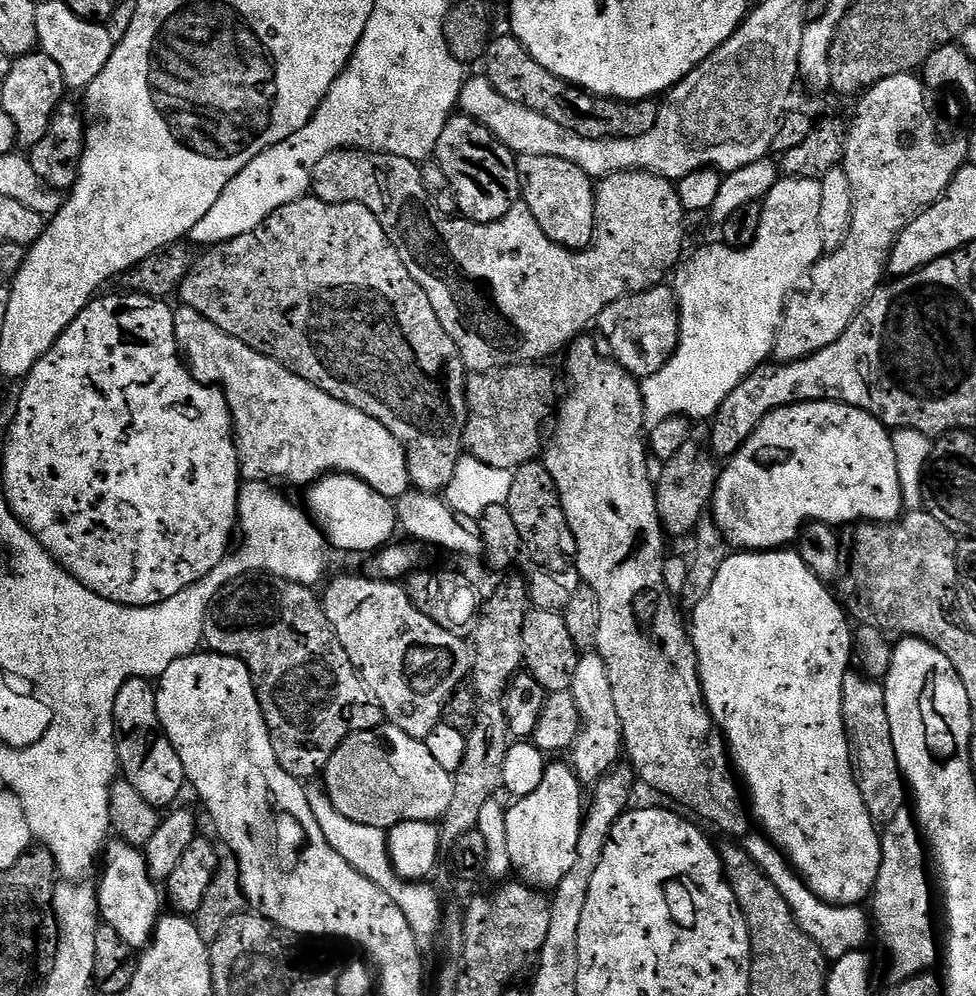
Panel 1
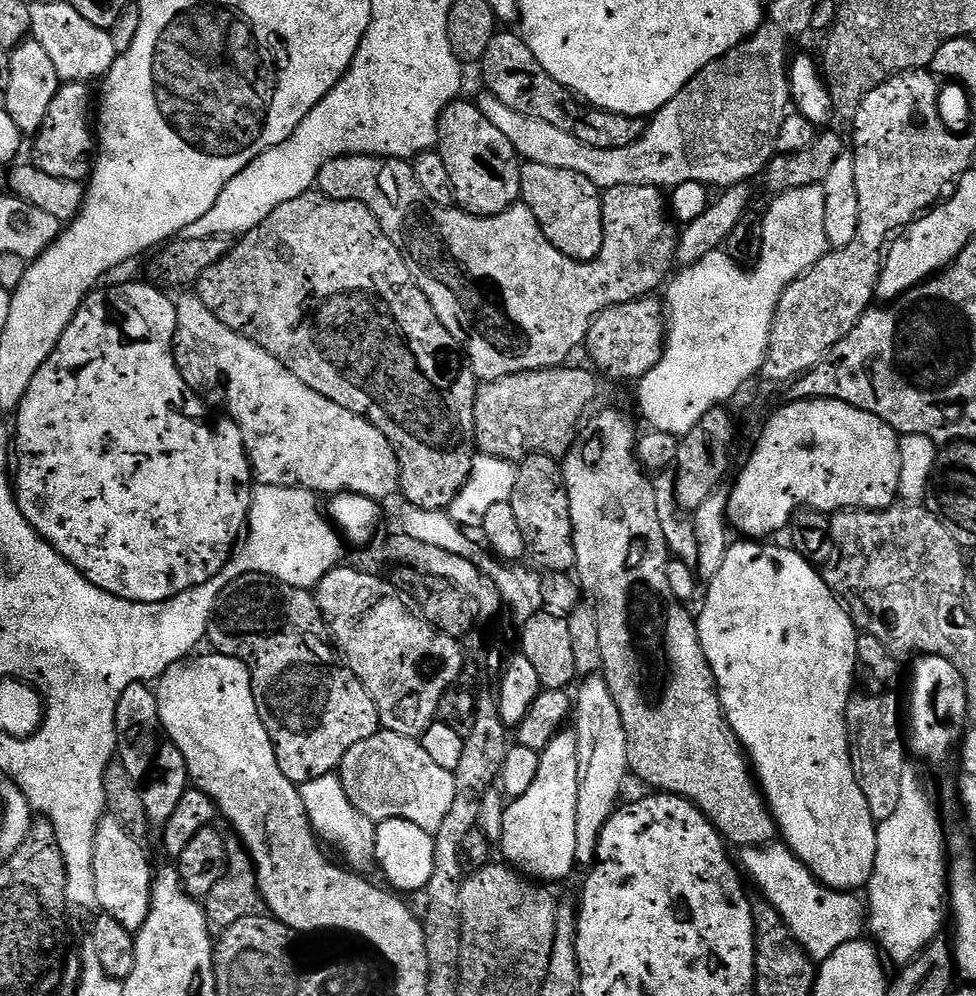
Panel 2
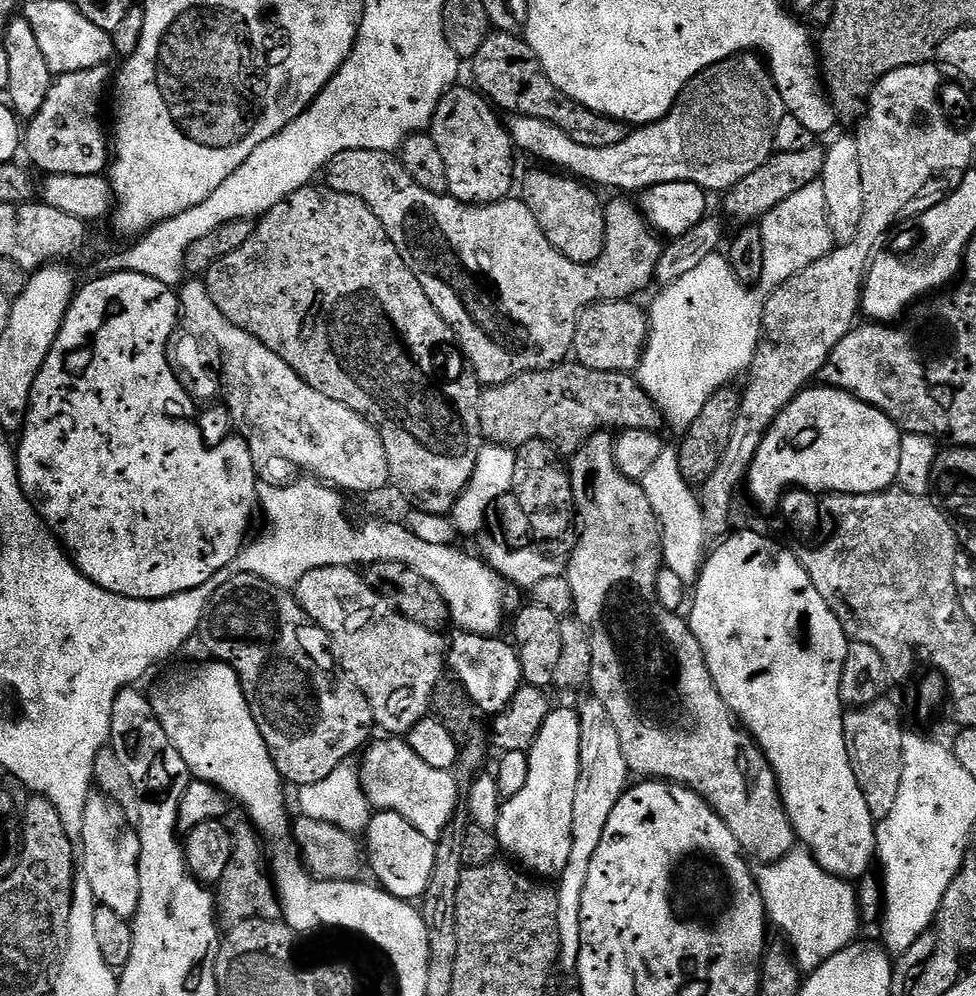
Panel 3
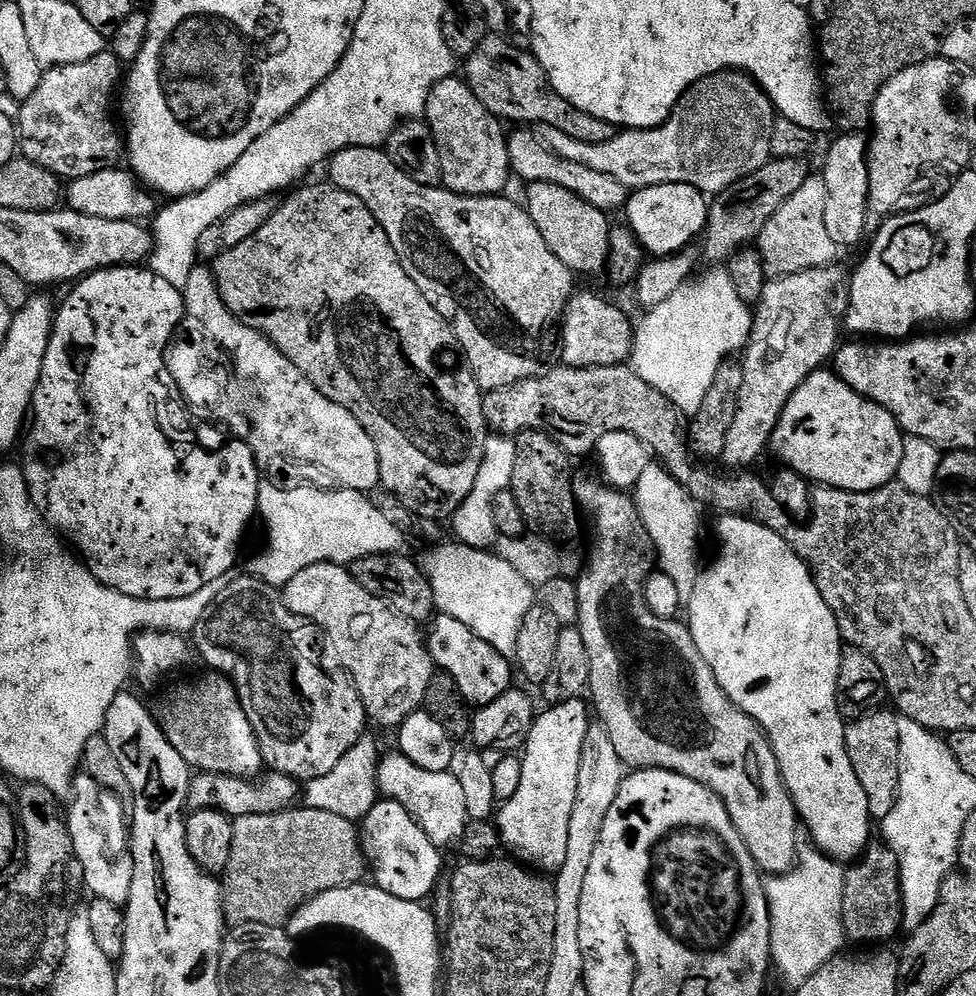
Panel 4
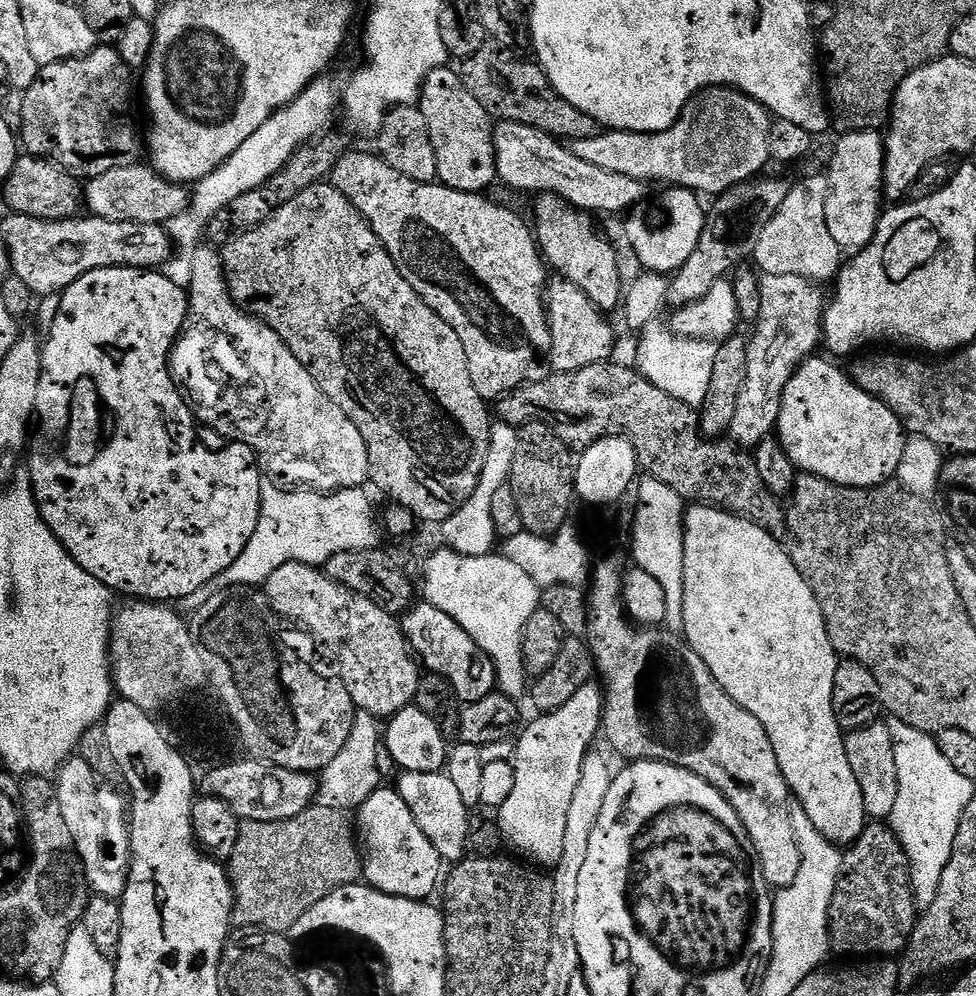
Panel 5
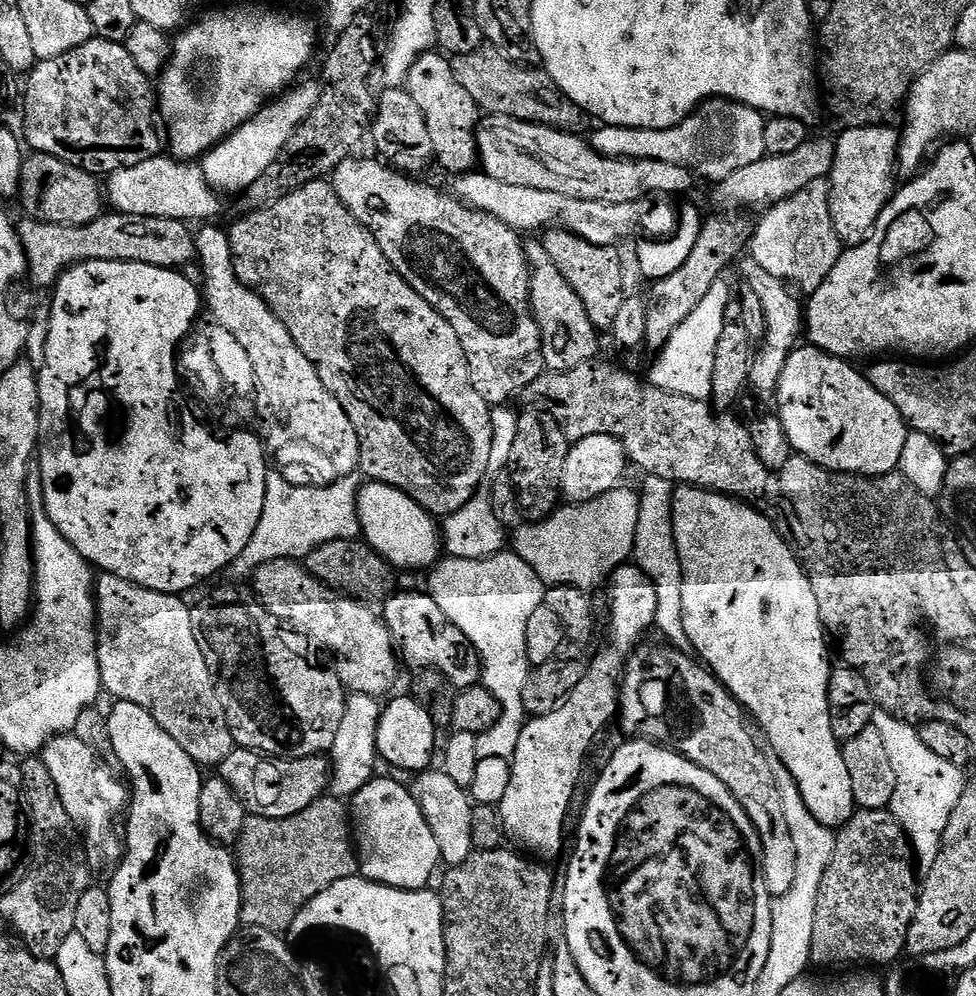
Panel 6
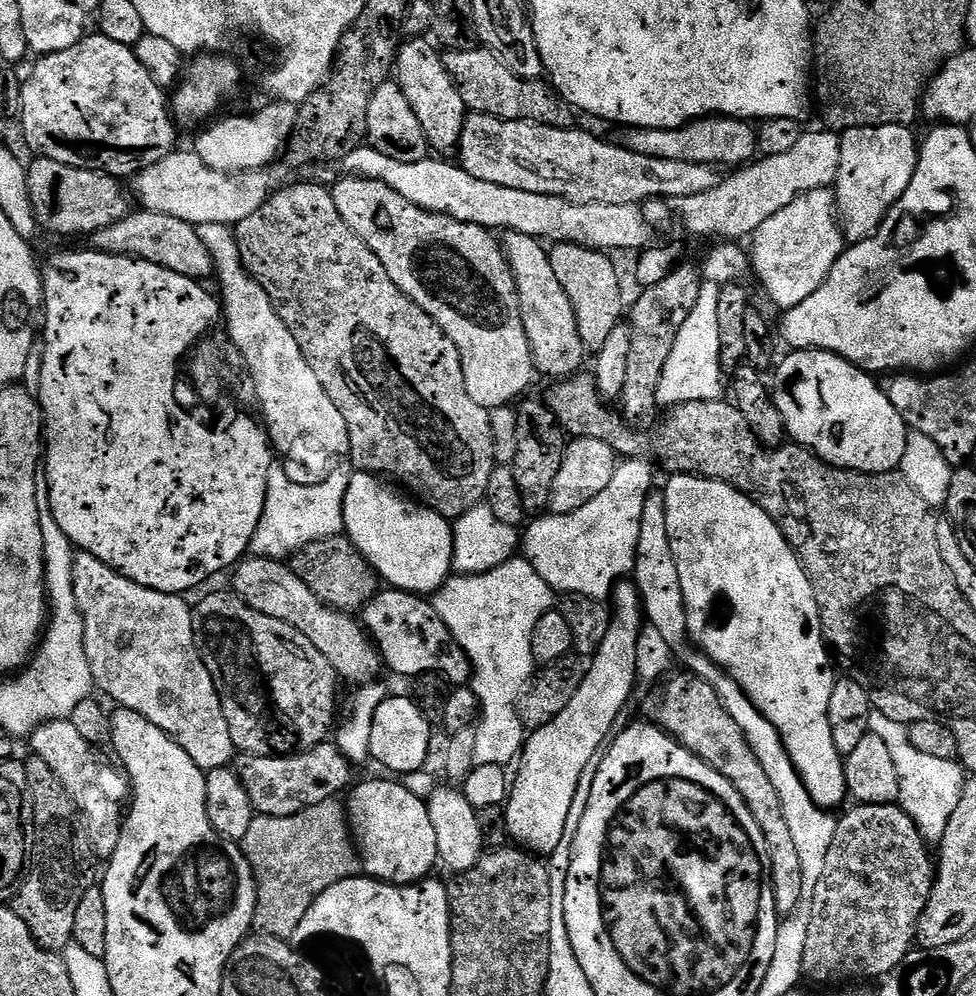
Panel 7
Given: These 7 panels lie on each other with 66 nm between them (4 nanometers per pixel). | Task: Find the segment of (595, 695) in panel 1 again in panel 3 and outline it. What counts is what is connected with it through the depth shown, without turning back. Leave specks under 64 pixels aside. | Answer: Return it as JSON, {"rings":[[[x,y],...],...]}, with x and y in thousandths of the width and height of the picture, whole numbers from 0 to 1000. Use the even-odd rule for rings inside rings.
{"rings":[[[610,701],[601,702],[592,707],[594,776],[592,777],[592,789],[588,793],[584,865],[580,865],[580,873],[576,873],[572,882],[574,892],[569,893],[572,902],[572,942],[574,943],[572,968],[584,978],[590,976],[590,967],[596,950],[596,922],[594,921],[596,894],[600,894],[600,881],[605,879],[605,865],[609,865],[613,845],[617,845],[617,837],[621,833],[621,825],[625,825],[625,817],[629,809],[633,809],[637,797],[645,787],[641,757],[637,757],[637,745],[633,745],[633,733],[629,733],[629,725],[625,723],[625,717],[621,717],[621,709],[617,709],[617,705]]]}

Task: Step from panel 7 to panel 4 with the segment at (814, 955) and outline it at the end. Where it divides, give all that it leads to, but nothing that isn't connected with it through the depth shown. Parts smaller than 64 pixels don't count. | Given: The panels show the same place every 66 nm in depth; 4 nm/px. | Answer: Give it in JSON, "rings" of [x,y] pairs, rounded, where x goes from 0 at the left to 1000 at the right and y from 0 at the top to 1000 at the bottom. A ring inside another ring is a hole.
{"rings":[[[905,845],[890,846],[880,863],[865,877],[865,901],[863,902],[865,939],[870,945],[878,944],[881,950],[902,950],[905,944],[914,944],[918,935],[923,935],[926,922],[926,907],[922,901],[922,870],[920,861]]]}

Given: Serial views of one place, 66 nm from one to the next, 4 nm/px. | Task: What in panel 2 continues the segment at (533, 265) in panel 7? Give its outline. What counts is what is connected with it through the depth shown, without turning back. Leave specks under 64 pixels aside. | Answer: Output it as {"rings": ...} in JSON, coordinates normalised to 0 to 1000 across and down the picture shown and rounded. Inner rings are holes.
{"rings":[[[672,299],[647,301],[620,309],[611,316],[602,331],[602,357],[619,373],[639,382],[655,383],[669,369],[680,354],[682,344],[682,313]]]}

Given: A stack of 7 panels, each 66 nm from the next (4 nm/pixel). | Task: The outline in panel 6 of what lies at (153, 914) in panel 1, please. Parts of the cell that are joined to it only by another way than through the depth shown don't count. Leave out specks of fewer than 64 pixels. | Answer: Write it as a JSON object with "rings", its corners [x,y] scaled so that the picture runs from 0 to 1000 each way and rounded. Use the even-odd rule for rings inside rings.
{"rings":[[[76,737],[58,739],[49,746],[43,756],[47,773],[51,773],[51,781],[55,781],[55,789],[59,789],[59,801],[64,801],[64,809],[68,809],[68,817],[84,833],[86,853],[90,857],[90,866],[95,872],[111,871],[115,873],[127,861],[128,848],[125,839],[119,836],[119,823],[115,820],[115,811],[98,784],[98,774],[105,770],[98,754],[88,745],[84,745]]]}

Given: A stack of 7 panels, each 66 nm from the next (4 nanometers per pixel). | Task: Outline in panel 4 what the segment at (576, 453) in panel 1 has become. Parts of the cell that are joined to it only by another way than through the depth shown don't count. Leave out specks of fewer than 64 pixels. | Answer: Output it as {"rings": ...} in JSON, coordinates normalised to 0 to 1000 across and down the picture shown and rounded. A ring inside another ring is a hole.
{"rings":[[[591,481],[588,486],[591,507],[601,517],[602,514],[607,517],[607,526],[611,529],[611,543],[607,546],[607,555],[603,556],[602,562],[600,558],[600,565],[589,583],[592,600],[592,630],[596,637],[596,645],[600,645],[600,657],[605,657],[605,681],[602,682],[601,694],[605,699],[607,695],[606,710],[609,712],[610,718],[611,715],[615,718],[612,719],[614,726],[618,727],[625,737],[625,745],[629,745],[629,753],[633,753],[633,761],[637,761],[640,769],[648,773],[658,771],[686,773],[691,777],[711,781],[711,785],[723,789],[744,809],[744,817],[748,817],[748,825],[752,825],[752,833],[756,833],[756,837],[760,837],[760,845],[764,845],[764,853],[768,853],[768,857],[778,869],[780,877],[787,880],[805,878],[816,867],[816,854],[822,845],[822,828],[819,819],[816,818],[814,805],[803,788],[803,782],[797,769],[797,761],[789,749],[787,739],[775,728],[775,722],[772,719],[765,719],[746,700],[744,693],[740,693],[736,681],[732,681],[732,673],[727,673],[727,669],[723,669],[723,661],[719,661],[719,657],[715,657],[715,649],[711,649],[711,641],[707,637],[704,626],[693,620],[678,620],[674,616],[670,616],[670,612],[666,612],[666,608],[660,603],[660,585],[664,579],[666,567],[664,567],[663,560],[660,559],[659,552],[652,547],[652,537],[657,537],[658,534],[656,512],[652,509],[651,501],[642,493],[622,489],[614,481],[611,482]]]}

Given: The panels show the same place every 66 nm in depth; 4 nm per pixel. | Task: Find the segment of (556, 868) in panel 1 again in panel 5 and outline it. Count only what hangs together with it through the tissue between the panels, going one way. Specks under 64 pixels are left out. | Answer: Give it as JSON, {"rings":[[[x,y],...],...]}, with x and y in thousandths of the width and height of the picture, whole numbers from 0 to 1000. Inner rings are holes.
{"rings":[[[603,685],[596,689],[596,693],[592,693],[592,697],[588,697],[588,701],[584,701],[584,705],[580,705],[580,709],[572,709],[572,713],[567,715],[559,715],[550,718],[550,723],[538,733],[533,739],[533,744],[528,744],[527,747],[527,766],[529,772],[527,773],[527,794],[523,796],[523,801],[518,801],[518,805],[511,808],[510,826],[512,829],[512,836],[516,839],[517,844],[522,848],[526,847],[533,855],[538,855],[539,858],[545,859],[544,866],[552,869],[557,873],[569,872],[570,867],[576,861],[576,849],[580,846],[580,817],[584,817],[584,804],[588,801],[588,793],[592,793],[592,785],[596,777],[596,765],[600,761],[600,757],[608,750],[607,742],[610,741],[611,735],[616,734],[617,724],[619,722],[619,701],[620,694],[614,686]]]}

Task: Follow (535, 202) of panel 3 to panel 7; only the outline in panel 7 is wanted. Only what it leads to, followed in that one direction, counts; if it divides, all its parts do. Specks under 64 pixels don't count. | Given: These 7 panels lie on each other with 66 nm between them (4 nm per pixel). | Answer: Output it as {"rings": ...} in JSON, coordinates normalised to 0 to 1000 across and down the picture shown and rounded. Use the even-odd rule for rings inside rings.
{"rings":[[[573,243],[565,246],[561,258],[576,291],[580,291],[580,299],[584,299],[584,307],[588,307],[598,348],[603,354],[611,355],[620,347],[621,339],[637,325],[635,316],[639,317],[641,313],[629,263],[618,253],[611,253],[607,249],[597,249],[591,245]]]}

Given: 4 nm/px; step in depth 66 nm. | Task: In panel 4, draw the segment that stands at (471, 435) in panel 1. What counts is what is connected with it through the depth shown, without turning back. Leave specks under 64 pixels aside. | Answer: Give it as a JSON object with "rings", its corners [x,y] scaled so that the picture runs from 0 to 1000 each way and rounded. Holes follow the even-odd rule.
{"rings":[[[630,365],[629,367],[609,367],[608,369],[583,369],[581,367],[570,367],[565,371],[557,374],[555,378],[544,378],[542,382],[536,382],[530,386],[525,386],[520,390],[512,390],[509,394],[501,394],[496,399],[496,414],[500,417],[500,428],[505,435],[515,436],[523,439],[528,439],[534,434],[561,434],[571,442],[576,449],[581,452],[583,458],[587,460],[593,460],[593,458],[598,458],[608,453],[611,449],[611,445],[615,443],[621,436],[626,434],[644,434],[650,436],[650,440],[654,440],[661,448],[664,449],[670,455],[671,461],[675,465],[679,466],[683,470],[684,475],[689,477],[690,480],[694,482],[697,486],[700,486],[705,494],[708,495],[709,499],[714,503],[715,506],[719,508],[727,509],[734,513],[734,516],[754,516],[759,513],[758,510],[758,498],[766,498],[775,490],[775,482],[770,476],[754,476],[754,478],[749,482],[746,478],[733,478],[725,469],[720,465],[715,464],[714,459],[711,457],[706,445],[705,445],[705,432],[706,427],[703,425],[703,419],[700,414],[695,412],[695,408],[691,408],[691,404],[686,404],[686,400],[682,400],[678,396],[674,396],[674,392],[670,392],[670,388],[666,388],[666,384],[658,384],[658,380],[654,380],[654,376],[647,369],[647,367],[640,367],[639,365]]]}

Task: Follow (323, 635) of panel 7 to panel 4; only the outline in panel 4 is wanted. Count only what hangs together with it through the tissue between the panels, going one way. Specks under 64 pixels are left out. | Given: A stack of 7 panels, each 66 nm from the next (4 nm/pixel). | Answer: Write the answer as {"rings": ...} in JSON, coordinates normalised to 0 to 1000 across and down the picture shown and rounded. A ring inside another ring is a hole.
{"rings":[[[323,566],[314,568],[314,572],[305,572],[305,576],[301,576],[301,580],[290,587],[289,597],[291,607],[308,623],[321,622],[336,638],[349,669],[357,674],[353,675],[356,682],[364,687],[382,728],[390,727],[393,731],[406,733],[412,725],[416,725],[416,721],[420,721],[420,717],[431,714],[436,693],[445,678],[445,668],[439,656],[435,636],[429,635],[426,632],[429,630],[423,623],[415,622],[402,613],[402,609],[393,602],[367,588],[360,573],[351,566]]]}

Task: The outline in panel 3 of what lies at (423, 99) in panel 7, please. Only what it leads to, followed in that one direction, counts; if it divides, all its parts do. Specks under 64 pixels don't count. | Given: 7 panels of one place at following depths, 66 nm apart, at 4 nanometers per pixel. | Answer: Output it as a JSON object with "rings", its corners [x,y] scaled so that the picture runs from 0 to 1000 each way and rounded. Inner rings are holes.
{"rings":[[[468,86],[462,88],[458,94],[449,102],[449,106],[445,110],[445,118],[443,119],[443,128],[441,130],[441,136],[445,139],[445,143],[449,147],[450,153],[453,155],[453,160],[457,162],[457,176],[460,180],[458,196],[464,197],[466,201],[471,201],[475,205],[505,205],[511,201],[519,201],[526,196],[527,193],[527,181],[525,185],[525,176],[529,173],[529,161],[525,158],[527,154],[527,146],[525,143],[525,137],[520,134],[519,128],[514,123],[512,124],[513,117],[510,115],[509,109],[505,107],[501,101],[497,100],[492,95],[491,91],[487,87],[481,86],[481,88],[474,88],[474,86]]]}

